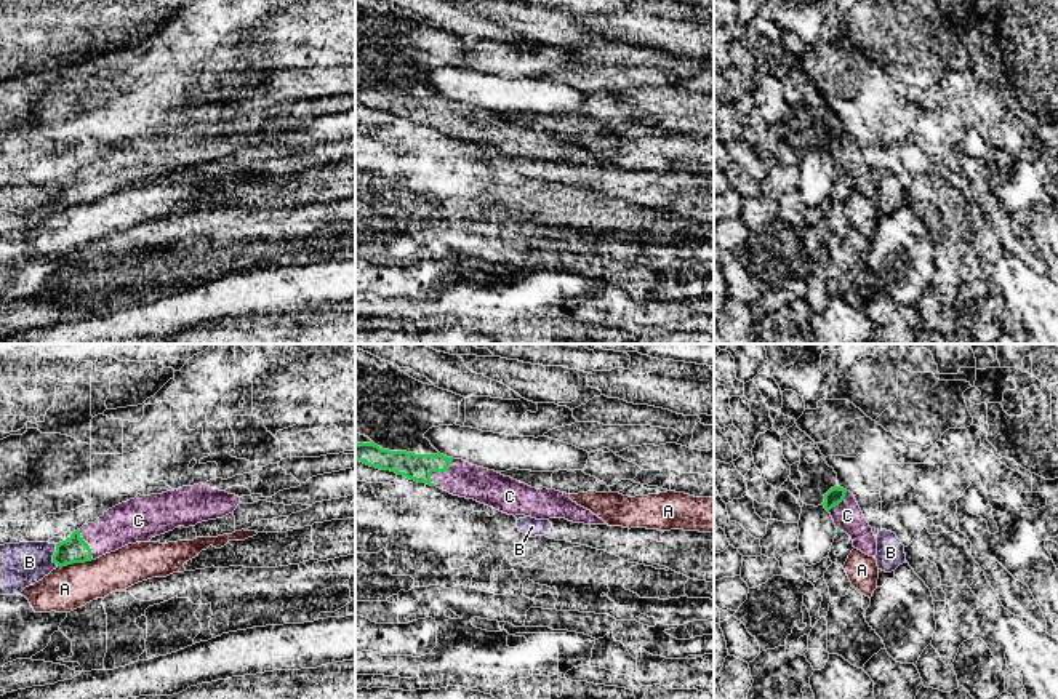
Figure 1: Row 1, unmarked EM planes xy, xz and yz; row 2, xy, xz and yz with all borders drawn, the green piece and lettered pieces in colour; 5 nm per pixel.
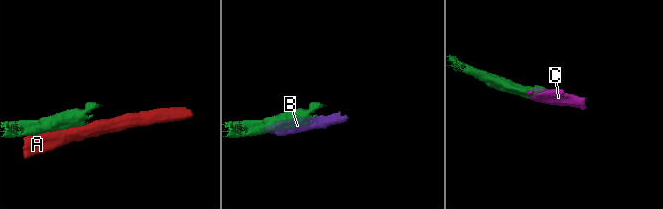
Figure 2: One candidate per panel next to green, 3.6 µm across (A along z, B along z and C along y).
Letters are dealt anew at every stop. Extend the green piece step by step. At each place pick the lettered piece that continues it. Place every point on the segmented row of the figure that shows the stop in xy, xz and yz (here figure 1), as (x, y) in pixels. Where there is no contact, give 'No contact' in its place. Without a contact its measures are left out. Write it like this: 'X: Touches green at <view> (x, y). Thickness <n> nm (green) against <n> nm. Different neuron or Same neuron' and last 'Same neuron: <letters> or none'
A: Touches green at xy (74, 562). Thickness 140 nm (green) against 220 nm. Different neuron
B: Touches green at xy (53, 555). Thickness 140 nm (green) against 220 nm. Different neuron
C: Touches green at xz (439, 471). Thickness 140 nm (green) against 170 nm. Same neuron
Same neuron: C

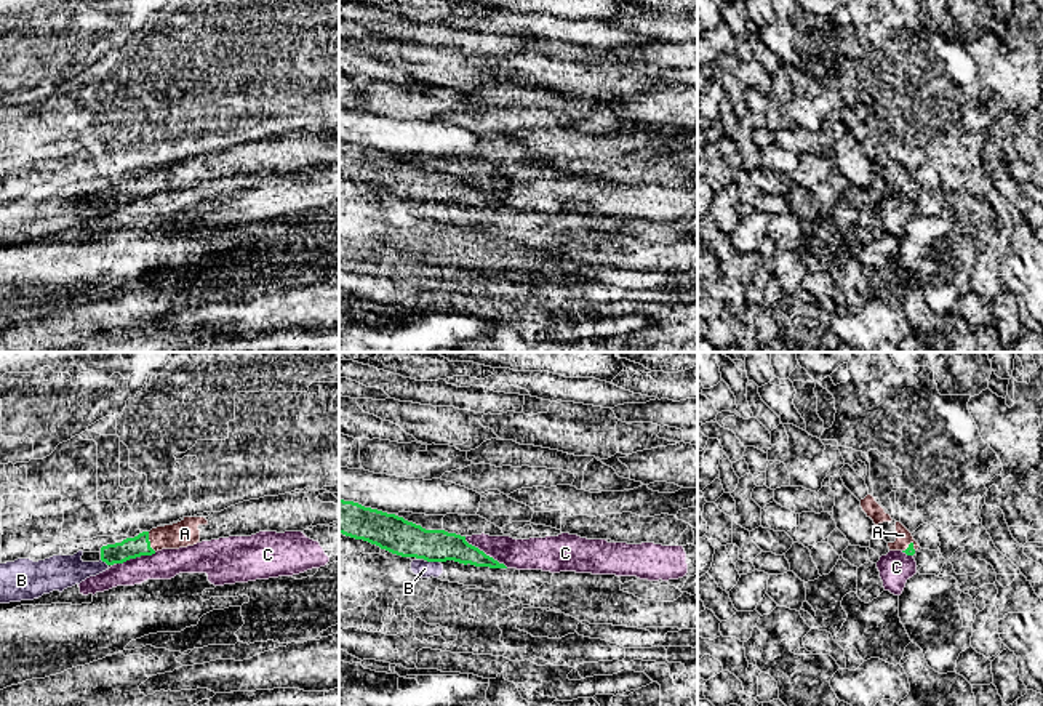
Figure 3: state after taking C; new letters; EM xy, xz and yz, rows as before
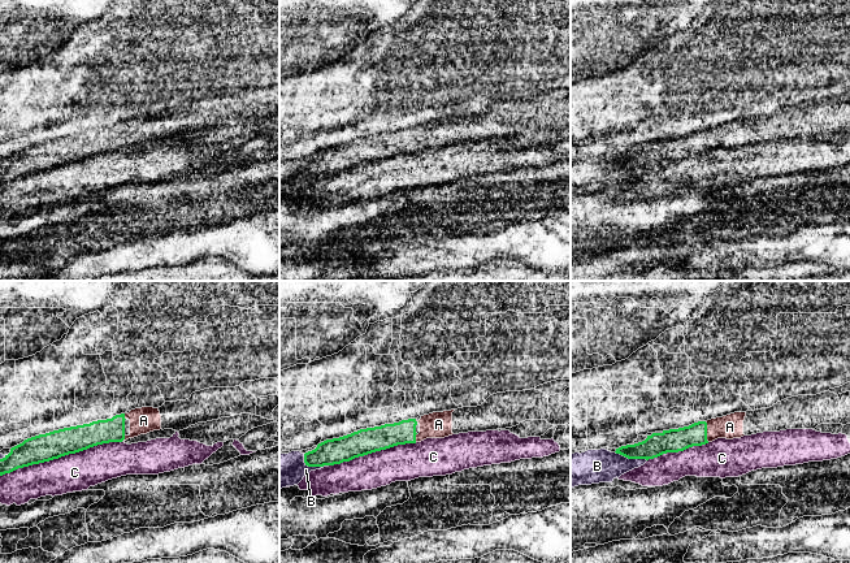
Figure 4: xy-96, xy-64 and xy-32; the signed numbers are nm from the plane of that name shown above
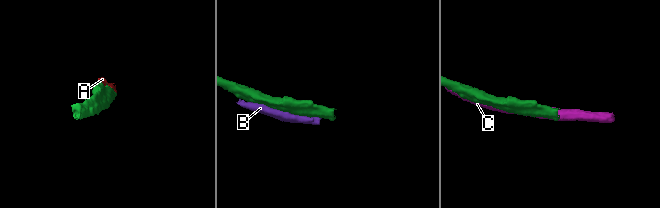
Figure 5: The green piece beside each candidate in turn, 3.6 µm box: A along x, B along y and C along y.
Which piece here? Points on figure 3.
A: Touches green at xy (149, 541). Thickness 110 nm (green) against 130 nm. Same neuron
B: Touches green at xz (434, 561). Thickness 180 nm (green) against 80 nm. Different neuron
C: Touches green at xz (483, 553). Thickness 160 nm (green) against 160 nm. Different neuron
Same neuron: A

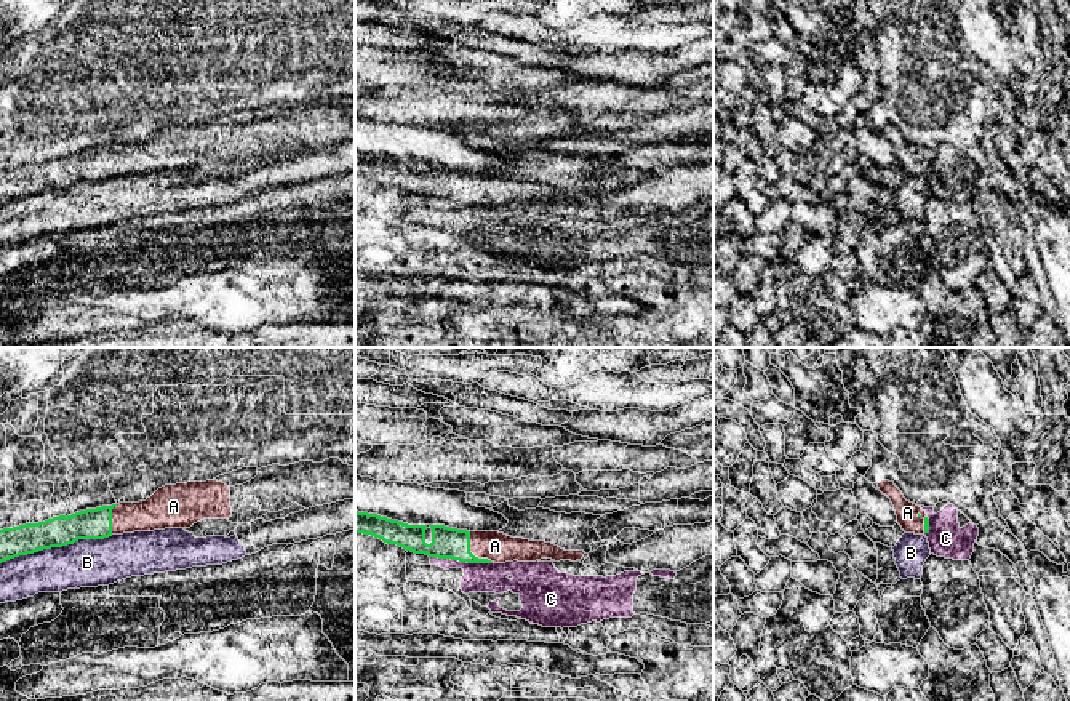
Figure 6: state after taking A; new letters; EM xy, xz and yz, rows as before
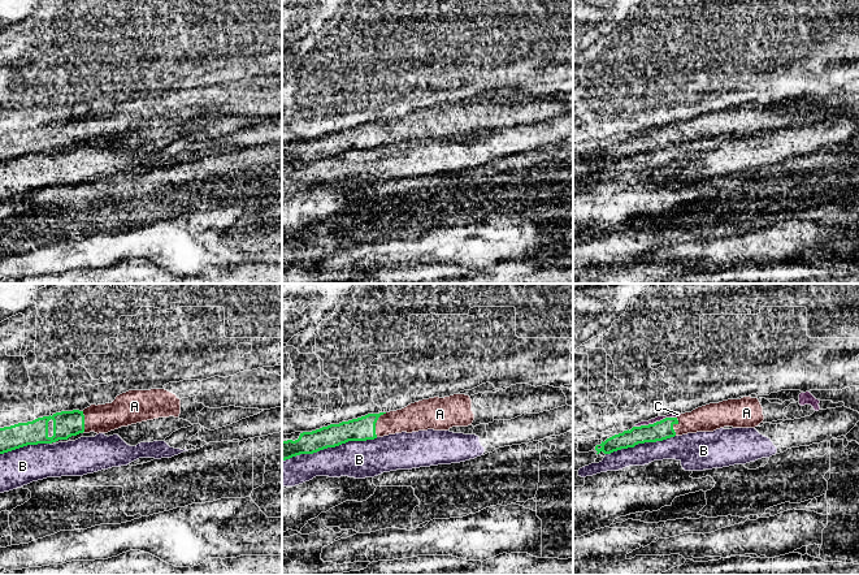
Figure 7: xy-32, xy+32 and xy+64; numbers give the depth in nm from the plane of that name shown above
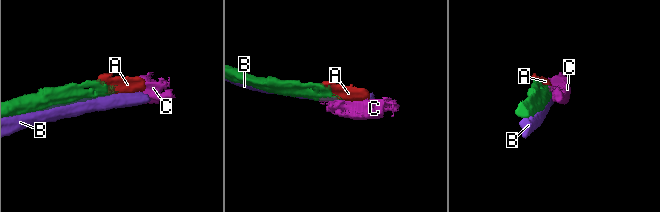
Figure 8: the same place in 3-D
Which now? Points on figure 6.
A: Touches green at xz (471, 552). Thickness 160 nm (green) against 150 nm. Same neuron
B: Touches green at xy (56, 546). Thickness 160 nm (green) against 240 nm. Different neuron
C: Touches green at xz (463, 560). Thickness 160 nm (green) against 140 nm. Different neuron
Same neuron: A

